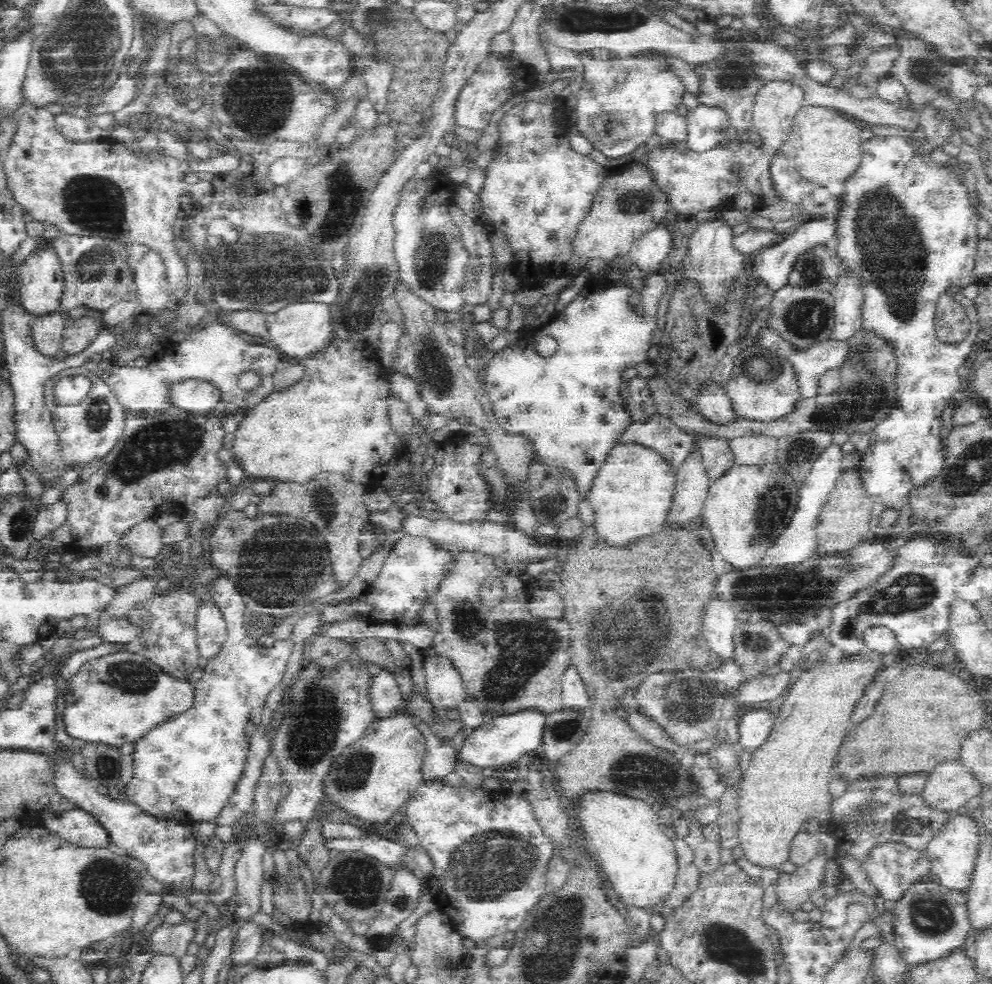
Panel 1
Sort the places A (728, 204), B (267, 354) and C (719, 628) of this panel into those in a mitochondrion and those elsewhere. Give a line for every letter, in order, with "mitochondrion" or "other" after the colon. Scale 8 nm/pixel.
A: other
B: other
C: other

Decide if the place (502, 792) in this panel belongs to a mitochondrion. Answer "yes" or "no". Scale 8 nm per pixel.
no

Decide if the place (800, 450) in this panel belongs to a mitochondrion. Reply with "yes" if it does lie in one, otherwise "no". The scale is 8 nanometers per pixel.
yes

